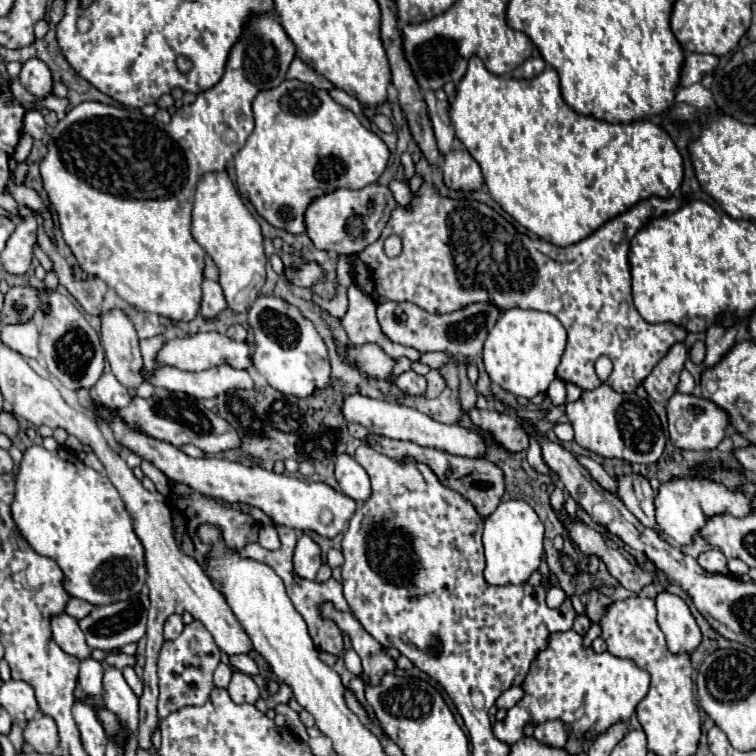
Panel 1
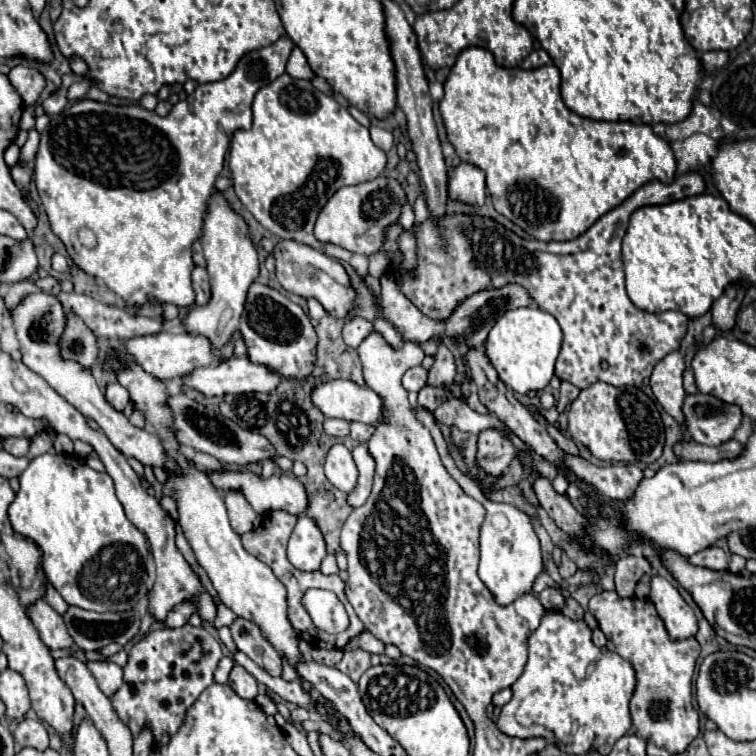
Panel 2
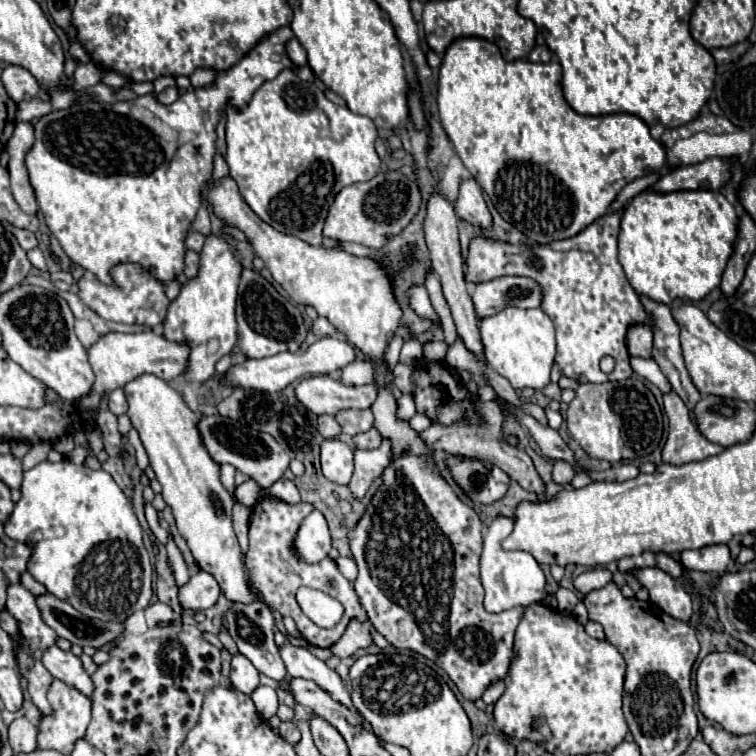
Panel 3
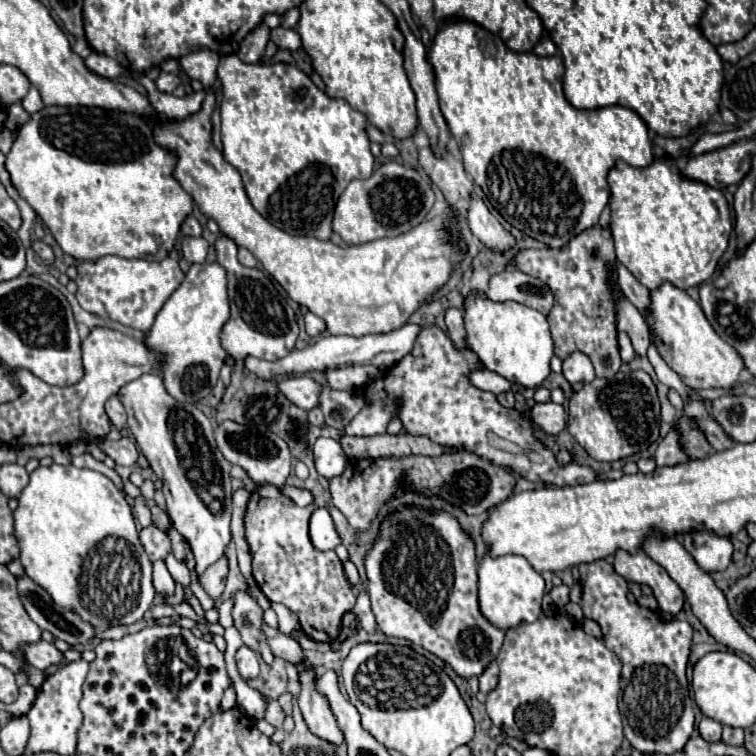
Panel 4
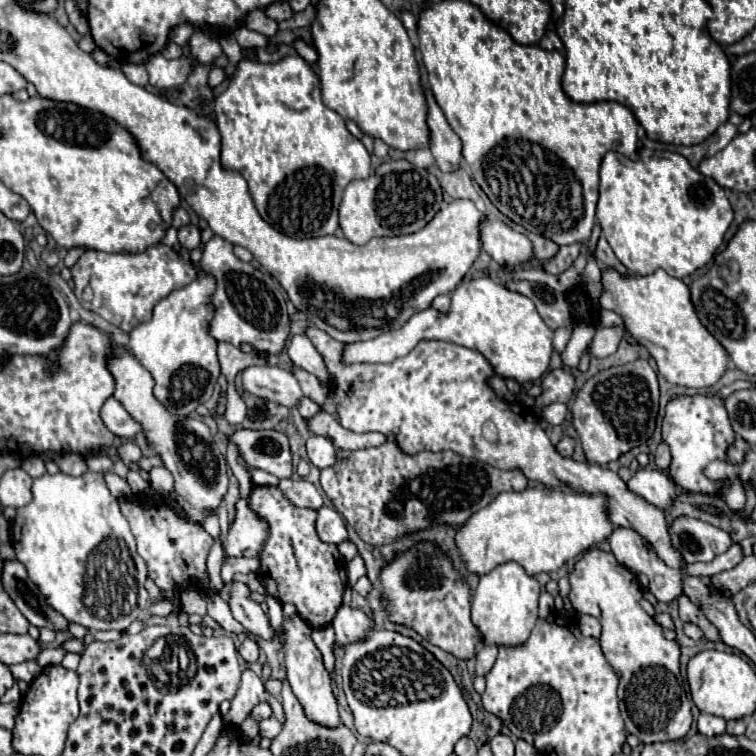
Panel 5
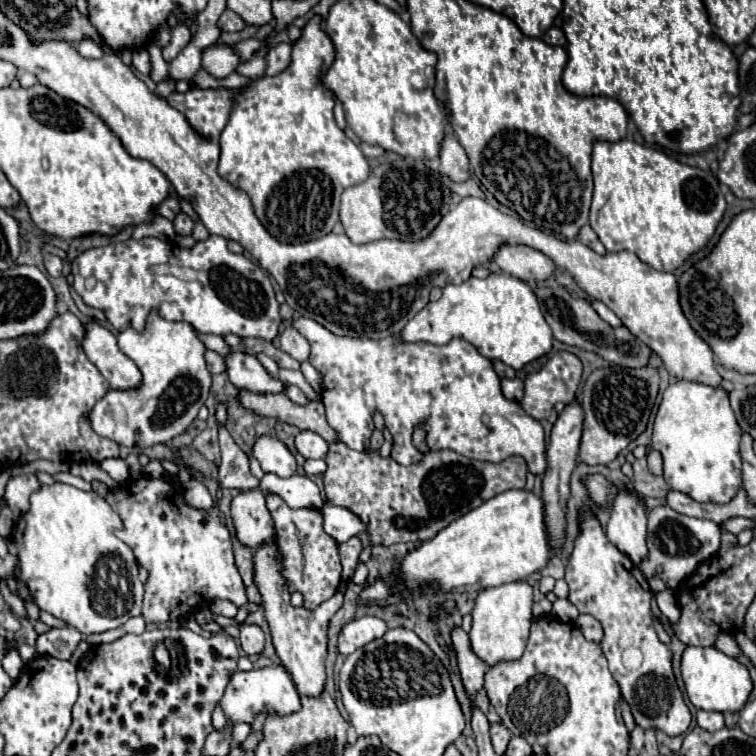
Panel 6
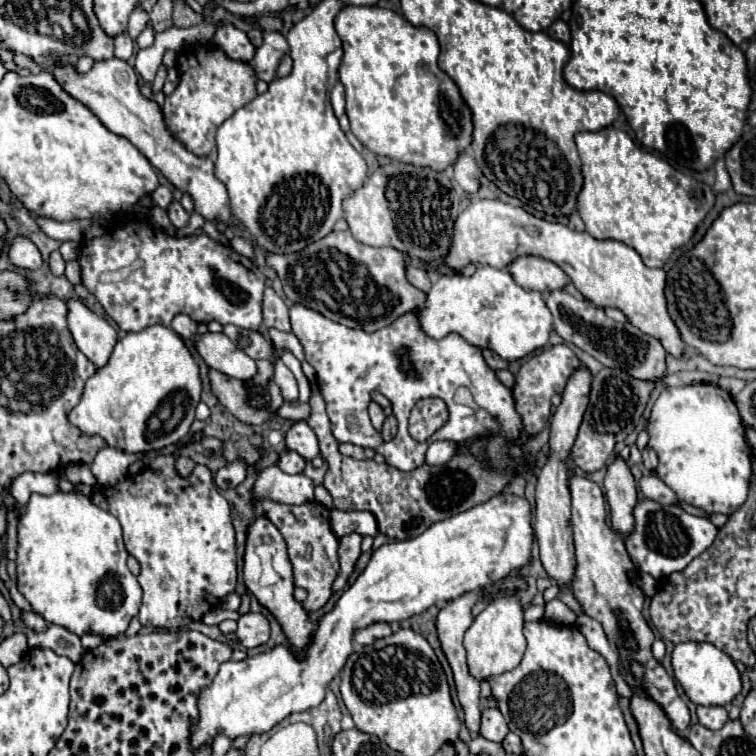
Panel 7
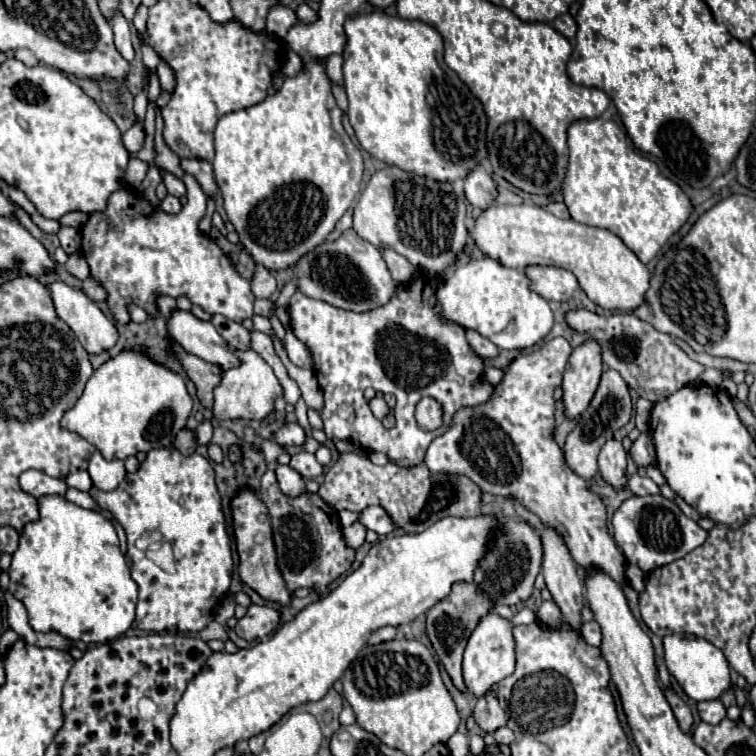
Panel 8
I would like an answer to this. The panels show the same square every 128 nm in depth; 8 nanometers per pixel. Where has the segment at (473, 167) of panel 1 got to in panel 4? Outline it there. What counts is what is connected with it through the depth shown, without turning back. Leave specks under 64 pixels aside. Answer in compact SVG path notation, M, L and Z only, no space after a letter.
M472 196L470 198L470 206L466 212L466 220L468 226L472 230L472 234L488 248L504 252L508 248L514 246L514 238L502 228L502 224L488 212L486 204L482 202L482 198Z

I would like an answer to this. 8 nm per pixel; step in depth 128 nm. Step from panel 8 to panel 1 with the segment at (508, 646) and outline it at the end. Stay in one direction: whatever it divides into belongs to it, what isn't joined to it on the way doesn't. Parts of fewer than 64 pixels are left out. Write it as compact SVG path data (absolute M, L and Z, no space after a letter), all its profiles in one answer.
M524 500L500 502L498 508L484 520L484 552L486 570L484 578L488 584L522 584L532 572L538 570L544 554L544 526L534 508Z

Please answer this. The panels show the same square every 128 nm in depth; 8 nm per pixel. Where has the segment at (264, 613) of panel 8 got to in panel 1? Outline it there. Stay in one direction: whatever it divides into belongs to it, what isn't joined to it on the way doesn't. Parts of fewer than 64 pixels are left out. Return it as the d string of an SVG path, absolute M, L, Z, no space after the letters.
M234 672L228 686L228 694L236 704L254 704L258 700L258 686L248 674Z

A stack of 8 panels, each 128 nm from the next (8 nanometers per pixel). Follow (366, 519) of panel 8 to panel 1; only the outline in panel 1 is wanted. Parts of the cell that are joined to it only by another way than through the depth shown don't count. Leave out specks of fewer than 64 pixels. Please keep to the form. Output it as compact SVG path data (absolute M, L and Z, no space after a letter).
M302 534L298 538L296 550L294 550L294 570L296 570L296 574L300 578L314 580L320 566L322 566L322 560L320 560L318 544L310 536Z

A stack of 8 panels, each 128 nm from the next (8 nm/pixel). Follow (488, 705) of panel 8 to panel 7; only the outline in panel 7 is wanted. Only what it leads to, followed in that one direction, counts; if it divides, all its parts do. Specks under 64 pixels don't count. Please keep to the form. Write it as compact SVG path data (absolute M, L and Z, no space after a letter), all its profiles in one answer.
M488 708L488 710L482 712L480 734L482 734L486 740L492 740L492 742L502 742L502 740L504 740L504 736L508 734L508 724L506 724L504 716L500 714L500 710Z

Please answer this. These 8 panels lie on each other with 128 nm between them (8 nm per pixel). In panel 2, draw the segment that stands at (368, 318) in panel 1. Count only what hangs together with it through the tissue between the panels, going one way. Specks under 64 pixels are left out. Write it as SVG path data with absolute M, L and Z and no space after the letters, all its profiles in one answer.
M352 316L346 324L344 324L344 330L342 330L342 338L348 346L352 348L358 348L360 342L370 336L374 332L374 326L370 320L366 320L364 316Z

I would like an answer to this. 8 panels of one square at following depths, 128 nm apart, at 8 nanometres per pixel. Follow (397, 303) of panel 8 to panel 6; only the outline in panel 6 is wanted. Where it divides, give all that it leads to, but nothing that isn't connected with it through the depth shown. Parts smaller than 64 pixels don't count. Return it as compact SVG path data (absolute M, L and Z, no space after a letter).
M304 316L294 320L294 328L310 342L310 364L324 376L322 404L326 406L328 424L352 450L364 450L368 446L374 430L374 414L380 412L384 418L384 428L394 438L392 458L404 466L416 464L422 458L418 448L412 444L414 430L422 428L426 432L426 444L430 450L450 448L472 460L484 460L494 464L506 460L508 456L522 456L534 476L542 476L548 470L542 424L528 416L520 402L504 398L500 390L500 378L492 368L492 360L482 356L466 340L456 338L446 346L436 346L428 342L404 344L398 340L398 336L388 336L382 340L342 338Z

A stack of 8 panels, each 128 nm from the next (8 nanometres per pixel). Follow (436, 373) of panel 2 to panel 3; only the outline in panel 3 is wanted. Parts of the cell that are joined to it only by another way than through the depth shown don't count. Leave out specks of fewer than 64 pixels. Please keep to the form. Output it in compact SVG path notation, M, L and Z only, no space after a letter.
M414 284L412 288L408 288L408 300L410 300L410 306L412 310L424 318L424 320L430 320L432 324L440 324L440 316L436 314L436 310L432 308L430 304L430 298L428 298L428 292L424 288L424 284Z

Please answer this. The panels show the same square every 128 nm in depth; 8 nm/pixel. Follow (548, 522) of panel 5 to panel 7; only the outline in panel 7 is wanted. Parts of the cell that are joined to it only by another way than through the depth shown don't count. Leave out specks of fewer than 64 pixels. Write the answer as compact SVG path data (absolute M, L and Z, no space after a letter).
M502 492L502 494L496 494L492 500L478 504L472 510L466 510L462 514L450 516L448 520L432 524L424 534L416 538L384 544L372 554L366 570L356 578L356 582L344 590L334 610L320 618L318 628L314 632L314 640L308 646L306 656L302 660L290 654L288 646L282 644L270 652L252 656L244 662L230 660L220 666L220 672L214 678L214 684L204 688L200 694L200 722L190 728L192 730L192 738L190 738L192 750L198 750L200 744L212 744L212 738L218 732L230 738L236 738L242 734L252 736L252 734L268 732L272 726L282 722L286 716L294 712L306 712L318 706L324 700L326 686L342 670L346 658L352 654L352 632L354 630L374 624L374 622L396 622L396 620L410 618L414 614L424 612L436 602L450 602L462 596L464 592L474 592L478 588L504 580L512 574L520 574L524 568L530 566L532 542L534 542L534 526L532 526L530 502L516 494Z

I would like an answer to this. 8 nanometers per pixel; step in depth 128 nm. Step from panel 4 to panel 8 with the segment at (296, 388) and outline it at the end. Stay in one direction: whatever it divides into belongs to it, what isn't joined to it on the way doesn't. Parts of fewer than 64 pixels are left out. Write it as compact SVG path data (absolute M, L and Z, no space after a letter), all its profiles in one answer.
M174 312L168 320L168 330L188 354L208 360L224 370L236 368L236 364L240 364L234 348L230 348L216 328L210 322L198 320L192 312Z

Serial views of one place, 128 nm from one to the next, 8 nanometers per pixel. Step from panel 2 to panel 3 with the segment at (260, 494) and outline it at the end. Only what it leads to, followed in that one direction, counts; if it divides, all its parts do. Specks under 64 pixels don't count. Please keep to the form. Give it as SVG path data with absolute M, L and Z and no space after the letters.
M280 478L270 488L264 488L262 496L272 496L274 500L284 500L286 504L298 504L300 502L300 492L298 492L296 484L292 480L286 480L286 478Z

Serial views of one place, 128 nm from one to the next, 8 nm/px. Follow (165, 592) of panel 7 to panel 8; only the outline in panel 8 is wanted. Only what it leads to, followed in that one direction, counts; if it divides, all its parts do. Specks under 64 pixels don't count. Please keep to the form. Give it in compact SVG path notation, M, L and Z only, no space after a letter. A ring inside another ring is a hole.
M160 448L160 450L150 450L146 460L140 464L140 468L134 474L126 474L122 484L116 490L102 492L98 488L90 490L90 496L94 502L102 508L108 510L116 522L124 528L128 536L128 552L126 552L126 562L130 562L132 578L138 584L140 596L138 596L138 606L136 606L136 624L140 630L146 632L198 632L203 630L211 619L202 619L203 614L212 616L214 606L228 594L230 588L230 578L232 578L232 538L228 534L228 524L224 518L222 510L222 498L216 490L214 482L214 468L208 458L200 454L192 456L182 456L178 450L170 448ZM148 532L160 532L166 542L172 544L174 556L176 556L176 572L164 572L158 568L152 560L144 556L142 550L134 546L134 542L148 534Z

